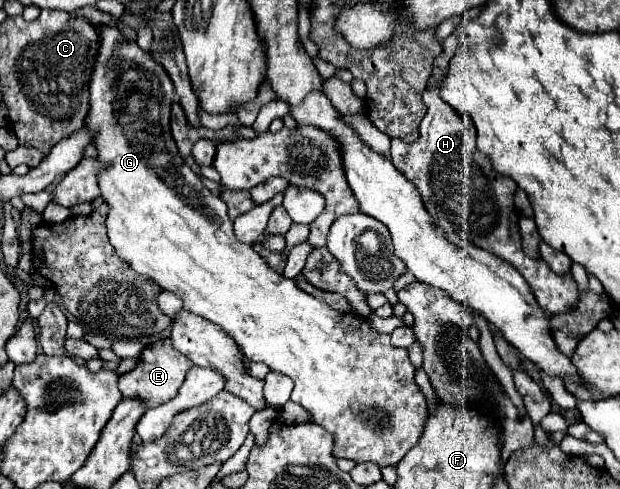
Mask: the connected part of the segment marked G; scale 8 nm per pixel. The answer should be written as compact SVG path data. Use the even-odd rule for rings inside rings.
M98 24L96 26L98 36L100 36L100 48L98 48L98 58L92 70L92 78L90 78L90 110L84 118L84 126L94 134L94 146L98 150L98 162L102 162L106 168L102 168L98 172L98 186L100 186L100 196L102 200L108 204L108 218L106 218L106 228L108 228L108 238L110 244L114 246L116 254L130 264L130 268L134 272L138 272L140 276L150 278L154 284L158 284L162 290L170 290L174 292L178 298L184 300L184 308L192 314L198 314L202 318L206 318L208 322L220 326L226 334L230 334L230 338L240 346L242 354L252 360L252 362L264 362L270 370L274 372L282 372L286 376L290 376L294 380L294 392L292 392L292 400L302 404L314 418L316 424L324 426L332 436L334 436L334 456L336 458L352 458L356 462L376 462L380 468L396 464L404 458L404 454L420 440L422 432L424 432L424 424L428 418L428 410L426 410L426 400L424 394L420 392L420 388L414 382L414 368L410 364L408 358L408 350L404 348L392 348L390 344L390 334L380 334L374 332L368 324L368 320L362 320L356 314L340 314L334 308L330 308L326 302L316 300L314 296L302 292L294 280L284 278L282 274L278 274L276 270L272 270L264 258L248 244L242 244L236 240L234 230L232 230L232 220L228 216L226 204L214 196L200 180L200 176L192 170L192 168L184 168L184 160L178 154L176 142L172 140L170 134L170 106L174 102L174 84L170 80L170 76L166 74L166 70L162 68L162 64L158 64L150 52L144 52L136 40L130 40L128 36L124 36L124 32L120 28L108 26L108 24Z

